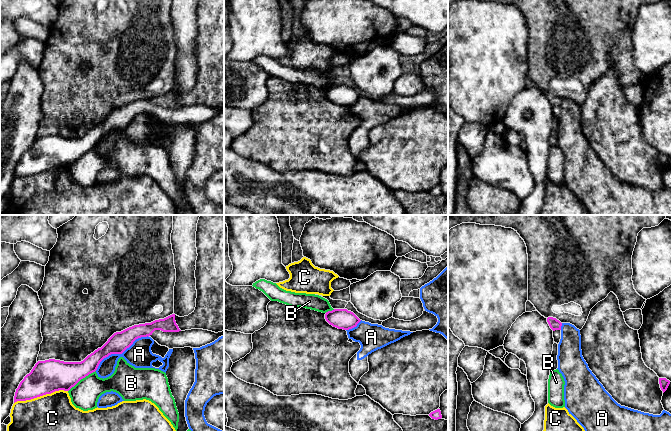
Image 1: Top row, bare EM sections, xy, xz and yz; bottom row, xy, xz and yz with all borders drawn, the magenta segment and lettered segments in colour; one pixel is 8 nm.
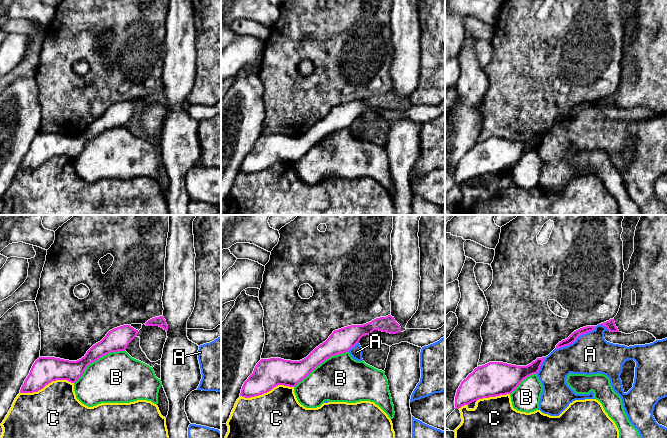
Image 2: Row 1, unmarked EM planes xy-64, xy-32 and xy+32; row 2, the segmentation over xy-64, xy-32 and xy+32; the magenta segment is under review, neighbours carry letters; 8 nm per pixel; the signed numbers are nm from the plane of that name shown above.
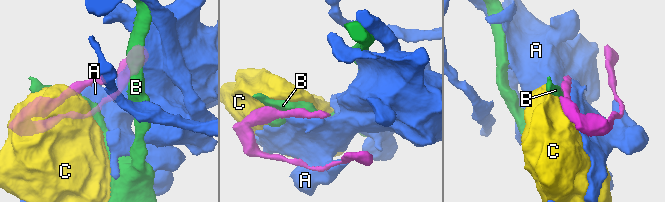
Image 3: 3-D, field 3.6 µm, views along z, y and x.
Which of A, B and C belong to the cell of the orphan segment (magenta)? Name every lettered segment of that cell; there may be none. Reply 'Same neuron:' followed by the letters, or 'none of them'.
Same neuron: none of them

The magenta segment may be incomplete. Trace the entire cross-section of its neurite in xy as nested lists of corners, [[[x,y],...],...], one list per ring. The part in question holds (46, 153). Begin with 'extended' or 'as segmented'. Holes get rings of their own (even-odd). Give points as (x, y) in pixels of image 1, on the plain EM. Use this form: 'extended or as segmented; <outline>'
extended; [[[175,90],[164,95],[155,96],[151,99],[134,101],[121,108],[114,109],[101,124],[95,126],[81,138],[64,138],[55,135],[38,137],[31,148],[20,158],[15,168],[14,179],[17,177],[31,176],[59,166],[69,167],[81,155],[95,148],[104,134],[111,130],[122,130],[136,115],[141,113],[151,113],[159,121],[173,125],[184,123],[200,124],[214,118],[223,111],[224,106],[218,109],[203,105],[181,107],[176,100]]]

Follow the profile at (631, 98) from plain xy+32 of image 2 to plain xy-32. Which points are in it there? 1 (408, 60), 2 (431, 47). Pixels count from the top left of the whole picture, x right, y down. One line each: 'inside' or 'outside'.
1: outside
2: inside

